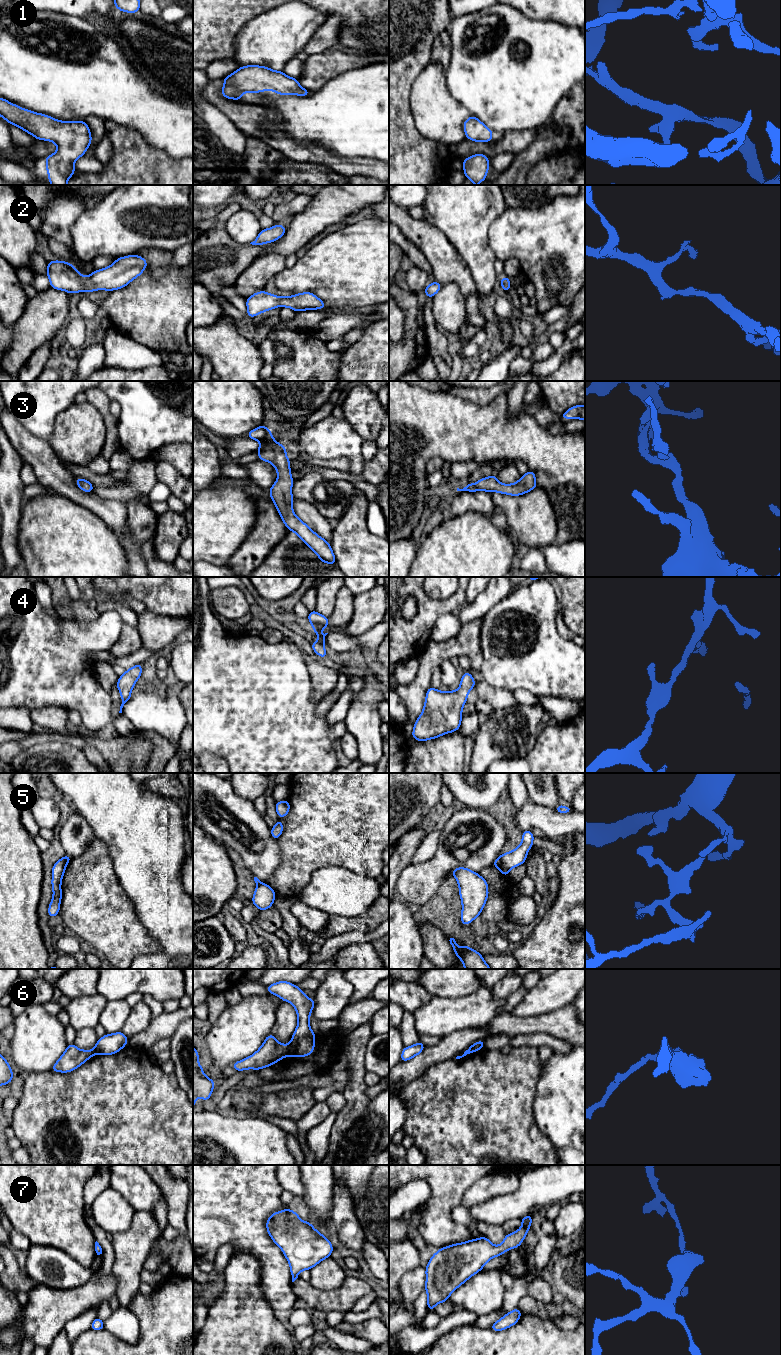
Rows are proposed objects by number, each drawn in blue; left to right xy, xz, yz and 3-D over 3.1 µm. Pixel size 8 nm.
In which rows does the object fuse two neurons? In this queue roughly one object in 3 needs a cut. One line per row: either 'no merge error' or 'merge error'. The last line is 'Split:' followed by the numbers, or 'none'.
1: no merge error
2: no merge error
3: no merge error
4: no merge error
5: merge error
6: merge error
7: no merge error
Split: 5, 6

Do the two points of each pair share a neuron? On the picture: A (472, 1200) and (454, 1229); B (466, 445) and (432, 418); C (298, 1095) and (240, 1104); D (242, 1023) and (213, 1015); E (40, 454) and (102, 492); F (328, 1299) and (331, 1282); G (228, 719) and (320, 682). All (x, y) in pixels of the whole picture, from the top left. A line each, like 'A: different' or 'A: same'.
A: different
B: same
C: same
D: different
E: different
F: different
G: different

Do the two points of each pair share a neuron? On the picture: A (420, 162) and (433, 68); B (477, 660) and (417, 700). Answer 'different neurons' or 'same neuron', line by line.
A: different neurons
B: same neuron

